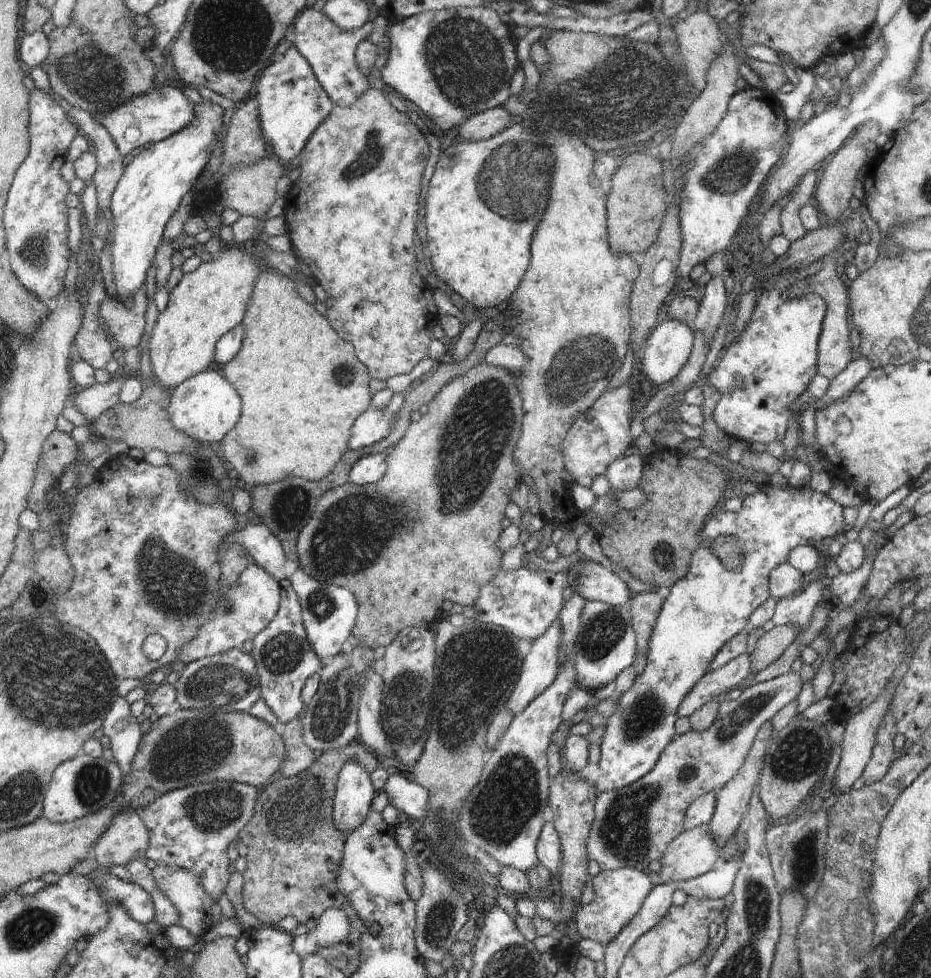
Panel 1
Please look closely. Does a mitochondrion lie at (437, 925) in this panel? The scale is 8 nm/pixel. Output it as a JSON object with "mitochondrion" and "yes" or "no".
{"mitochondrion":"yes"}

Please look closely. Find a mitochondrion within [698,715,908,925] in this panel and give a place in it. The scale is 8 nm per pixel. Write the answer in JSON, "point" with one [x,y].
{"point":[803,751]}

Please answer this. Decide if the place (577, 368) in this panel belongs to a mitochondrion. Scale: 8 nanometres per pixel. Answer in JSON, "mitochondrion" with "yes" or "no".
{"mitochondrion":"yes"}

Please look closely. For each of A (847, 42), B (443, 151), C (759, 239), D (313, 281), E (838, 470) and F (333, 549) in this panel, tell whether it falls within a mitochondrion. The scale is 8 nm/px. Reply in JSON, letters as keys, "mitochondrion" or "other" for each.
{"A":"other","B":"other","C":"other","D":"other","E":"other","F":"mitochondrion"}

